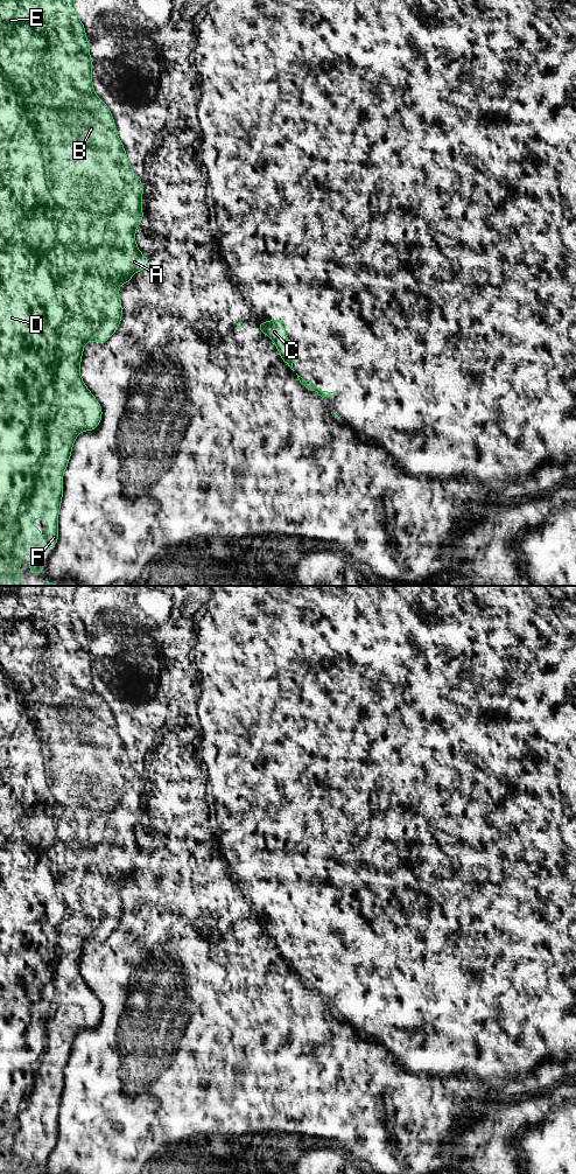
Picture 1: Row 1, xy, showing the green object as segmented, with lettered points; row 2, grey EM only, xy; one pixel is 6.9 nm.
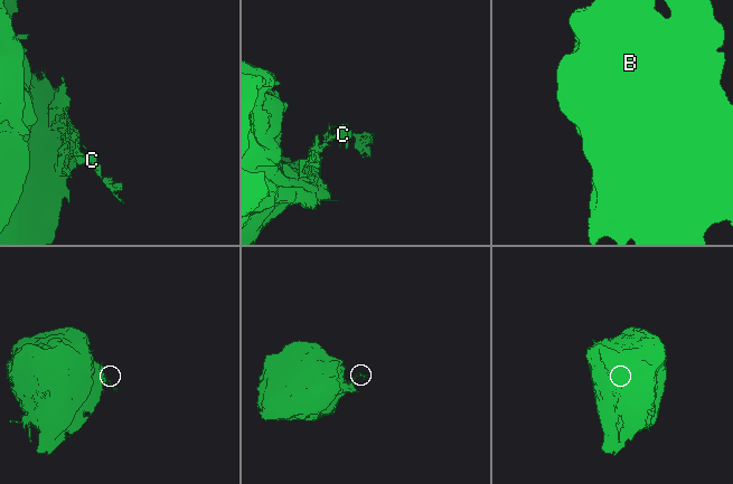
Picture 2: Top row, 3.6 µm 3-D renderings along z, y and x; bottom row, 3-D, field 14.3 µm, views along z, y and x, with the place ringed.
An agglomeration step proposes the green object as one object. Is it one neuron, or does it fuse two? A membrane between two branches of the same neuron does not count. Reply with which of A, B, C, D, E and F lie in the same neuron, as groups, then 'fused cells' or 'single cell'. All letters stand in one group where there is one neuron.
A B D E F / C; fused cells

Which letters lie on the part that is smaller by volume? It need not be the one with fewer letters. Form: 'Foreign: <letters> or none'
Foreign: C

